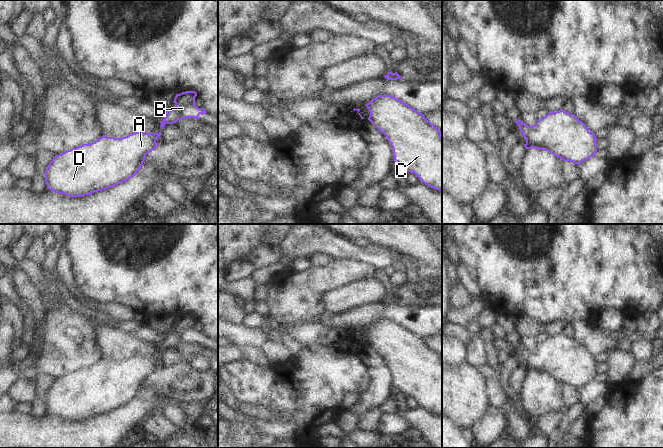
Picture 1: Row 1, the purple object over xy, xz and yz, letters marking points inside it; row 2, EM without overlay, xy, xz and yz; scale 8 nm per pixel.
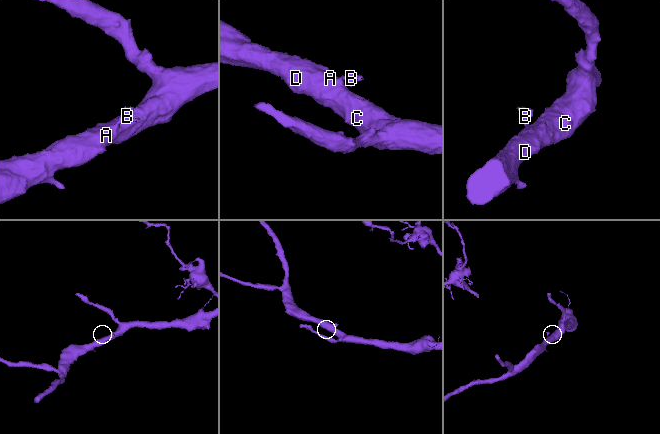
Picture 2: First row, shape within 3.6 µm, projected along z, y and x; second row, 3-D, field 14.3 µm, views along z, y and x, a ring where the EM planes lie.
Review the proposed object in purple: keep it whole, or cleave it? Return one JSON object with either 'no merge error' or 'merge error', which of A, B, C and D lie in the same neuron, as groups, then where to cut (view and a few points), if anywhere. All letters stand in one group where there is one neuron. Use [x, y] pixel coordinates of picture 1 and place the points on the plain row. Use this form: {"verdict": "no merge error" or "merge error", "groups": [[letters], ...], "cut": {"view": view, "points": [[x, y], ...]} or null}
{"verdict": "no merge error", "groups": [["A", "B", "C", "D"]], "cut": null}

